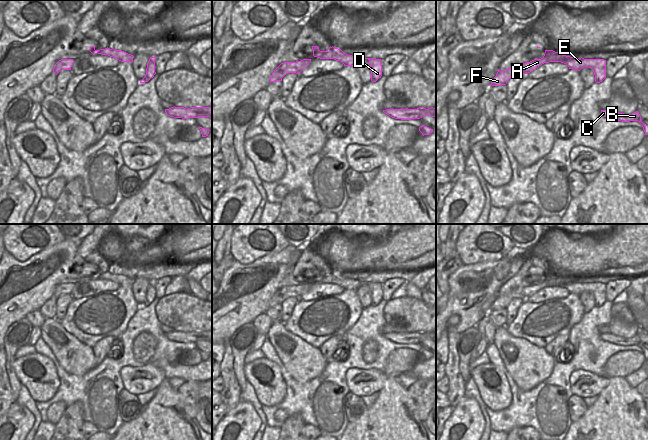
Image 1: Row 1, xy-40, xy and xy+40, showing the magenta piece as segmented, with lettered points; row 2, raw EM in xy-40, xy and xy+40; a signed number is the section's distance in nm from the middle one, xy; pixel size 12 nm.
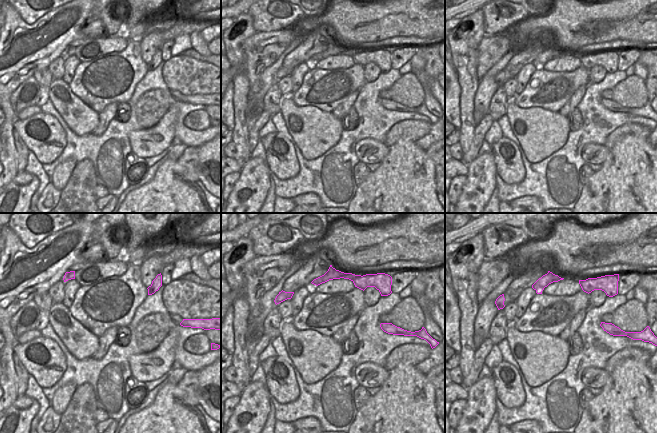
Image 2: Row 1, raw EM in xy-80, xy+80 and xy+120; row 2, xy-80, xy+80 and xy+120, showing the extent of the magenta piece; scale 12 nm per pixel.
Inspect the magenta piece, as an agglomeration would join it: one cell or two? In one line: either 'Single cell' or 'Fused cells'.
Fused cells

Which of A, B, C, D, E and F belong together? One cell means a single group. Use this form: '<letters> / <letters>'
A B C F / D E

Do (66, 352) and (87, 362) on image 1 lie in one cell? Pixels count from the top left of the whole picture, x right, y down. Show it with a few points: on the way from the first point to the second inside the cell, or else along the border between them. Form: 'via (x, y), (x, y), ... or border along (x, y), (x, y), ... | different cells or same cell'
via (71, 353), (82, 361) | same cell

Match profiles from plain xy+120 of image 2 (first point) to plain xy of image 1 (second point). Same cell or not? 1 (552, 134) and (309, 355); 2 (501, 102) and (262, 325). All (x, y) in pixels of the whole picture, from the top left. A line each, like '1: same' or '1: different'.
1: same
2: same

